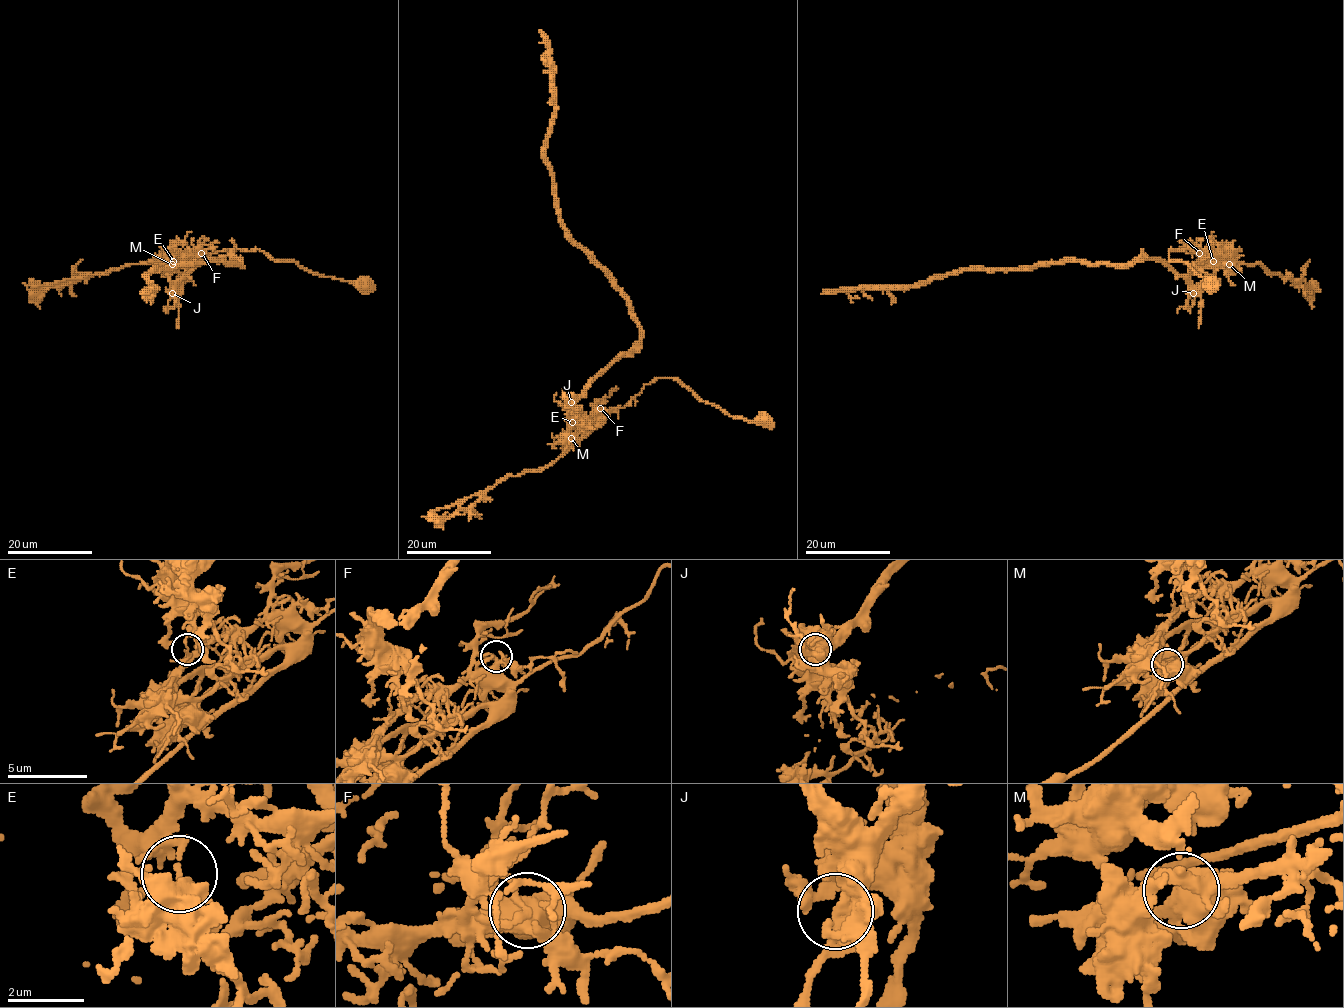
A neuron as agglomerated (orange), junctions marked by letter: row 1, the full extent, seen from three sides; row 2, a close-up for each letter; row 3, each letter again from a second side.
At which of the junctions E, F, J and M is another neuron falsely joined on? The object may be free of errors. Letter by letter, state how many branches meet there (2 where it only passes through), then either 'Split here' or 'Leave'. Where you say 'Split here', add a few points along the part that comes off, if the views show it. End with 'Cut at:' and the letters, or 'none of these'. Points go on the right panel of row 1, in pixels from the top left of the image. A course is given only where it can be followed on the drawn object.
E: Branches: 2. Split here. Course of the part to remove: (1213, 261), (1200, 264), (1189, 282), (1147, 256), (1116, 264), (963, 269), (906, 287), (821, 294)
F: Branches: 3. Leave
J: Branches: 2. Leave
M: Branches: 2. Leave
Cut at: E

